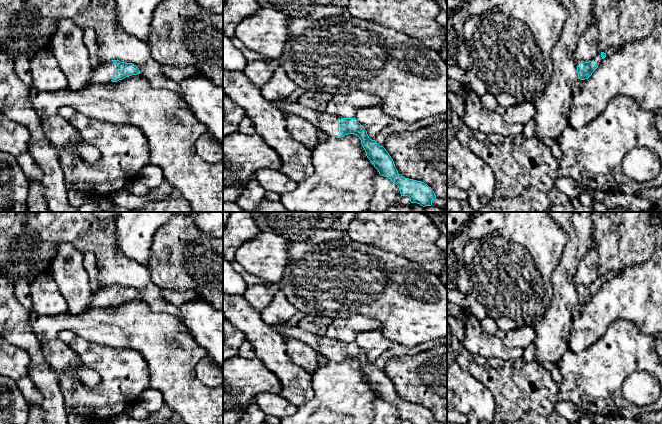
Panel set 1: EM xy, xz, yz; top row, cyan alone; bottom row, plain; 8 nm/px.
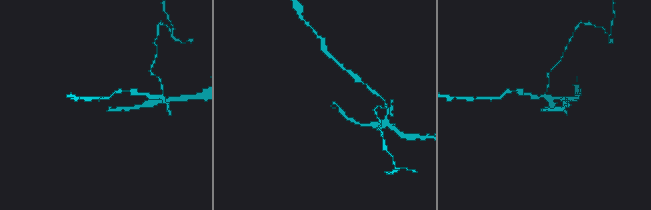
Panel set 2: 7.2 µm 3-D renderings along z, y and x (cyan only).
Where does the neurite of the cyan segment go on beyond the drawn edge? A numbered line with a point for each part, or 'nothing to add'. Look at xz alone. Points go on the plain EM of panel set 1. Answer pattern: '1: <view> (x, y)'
1: xz (323, 345)

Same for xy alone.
1: xy (104, 296)

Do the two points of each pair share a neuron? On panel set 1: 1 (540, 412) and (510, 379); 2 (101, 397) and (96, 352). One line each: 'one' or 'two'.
1: one
2: one

